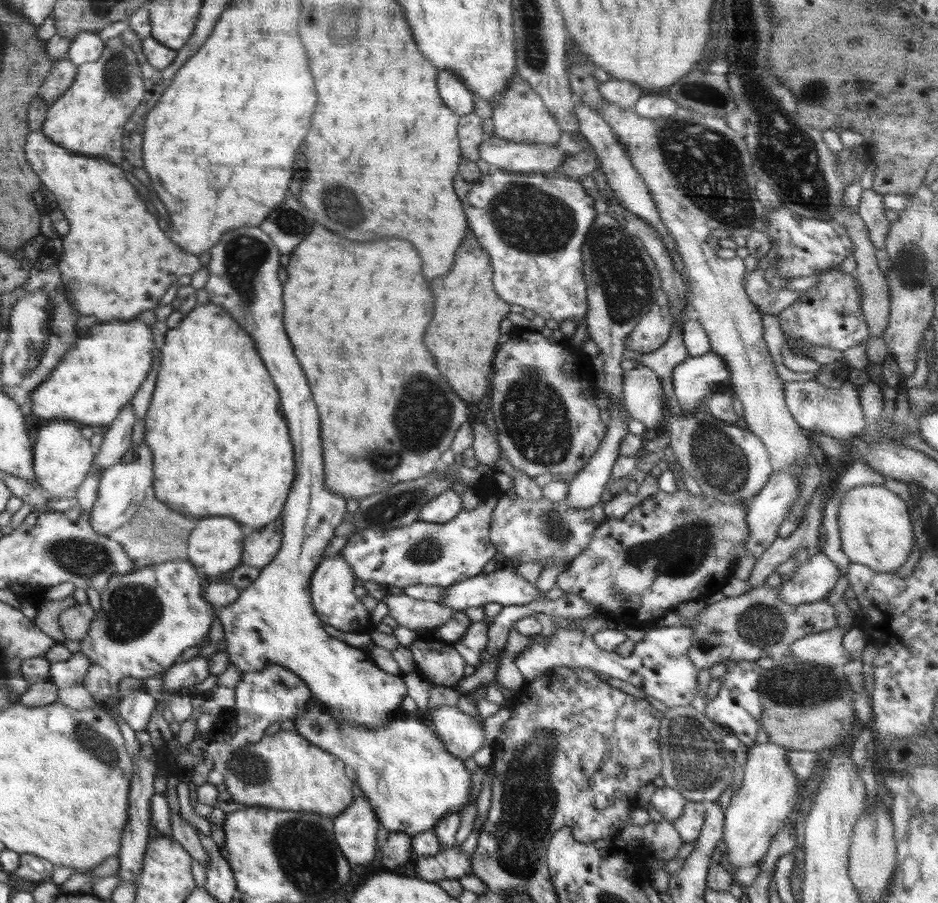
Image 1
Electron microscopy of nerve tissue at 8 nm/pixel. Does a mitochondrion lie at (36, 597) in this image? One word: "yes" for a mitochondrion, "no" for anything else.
no

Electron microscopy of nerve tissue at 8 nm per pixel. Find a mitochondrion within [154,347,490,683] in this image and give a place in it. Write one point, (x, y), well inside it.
(422, 395)

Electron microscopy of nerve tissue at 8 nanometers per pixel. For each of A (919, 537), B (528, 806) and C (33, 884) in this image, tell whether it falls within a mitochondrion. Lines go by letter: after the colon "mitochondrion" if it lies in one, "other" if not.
A: other
B: mitochondrion
C: other

